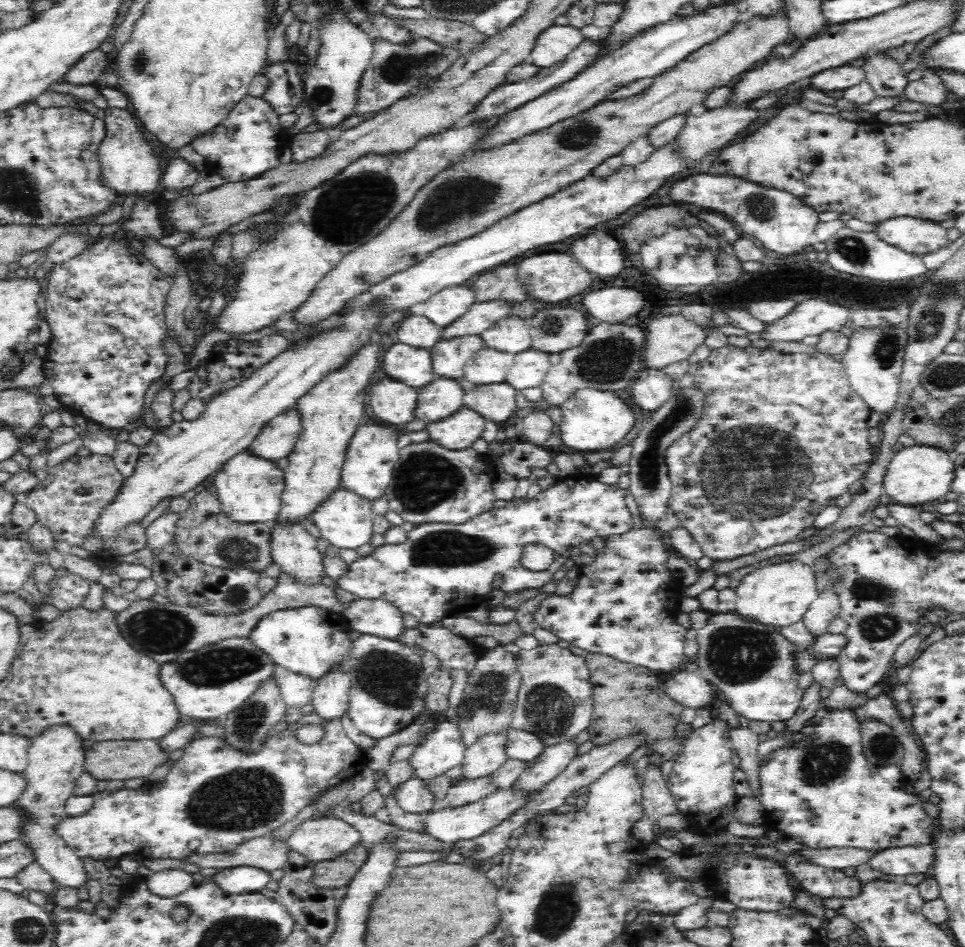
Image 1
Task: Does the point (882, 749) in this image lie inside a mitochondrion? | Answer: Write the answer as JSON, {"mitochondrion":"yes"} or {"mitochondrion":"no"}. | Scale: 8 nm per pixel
{"mitochondrion":"yes"}

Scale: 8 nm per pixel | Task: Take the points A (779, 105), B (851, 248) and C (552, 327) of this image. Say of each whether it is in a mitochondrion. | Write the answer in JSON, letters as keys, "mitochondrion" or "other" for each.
{"A":"other","B":"mitochondrion","C":"mitochondrion"}

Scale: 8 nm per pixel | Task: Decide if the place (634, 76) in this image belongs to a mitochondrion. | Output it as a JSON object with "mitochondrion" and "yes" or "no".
{"mitochondrion":"no"}

